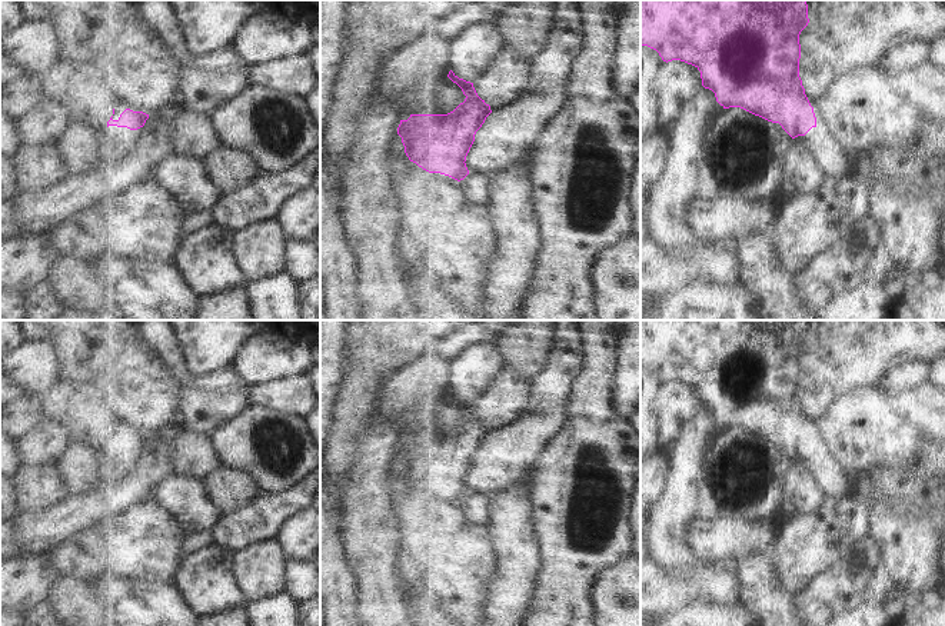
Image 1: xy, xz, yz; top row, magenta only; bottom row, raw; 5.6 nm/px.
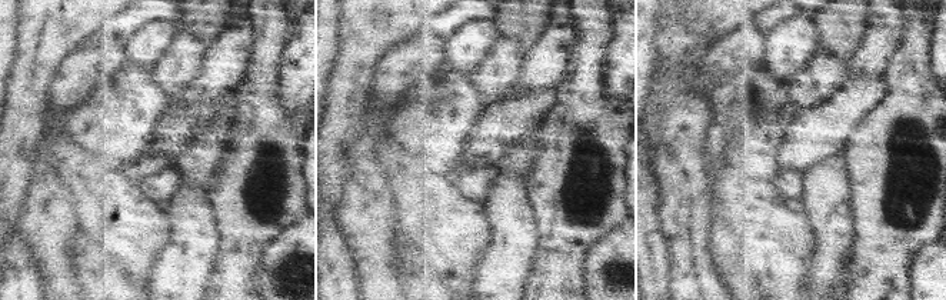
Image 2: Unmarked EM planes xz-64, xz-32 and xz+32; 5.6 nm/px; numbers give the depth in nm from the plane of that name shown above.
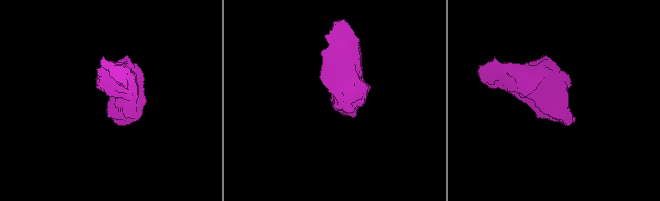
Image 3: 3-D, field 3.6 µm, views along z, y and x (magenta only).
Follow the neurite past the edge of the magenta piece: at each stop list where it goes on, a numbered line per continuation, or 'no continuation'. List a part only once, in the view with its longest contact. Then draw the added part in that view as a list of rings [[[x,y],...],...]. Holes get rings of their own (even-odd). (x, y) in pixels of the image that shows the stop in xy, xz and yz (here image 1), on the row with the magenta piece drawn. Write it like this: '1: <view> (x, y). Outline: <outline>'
1: xy (125, 139). Outline: [[[116,127],[112,130],[113,147],[112,154],[120,159],[127,154],[137,141],[136,130],[130,130],[127,127]]]

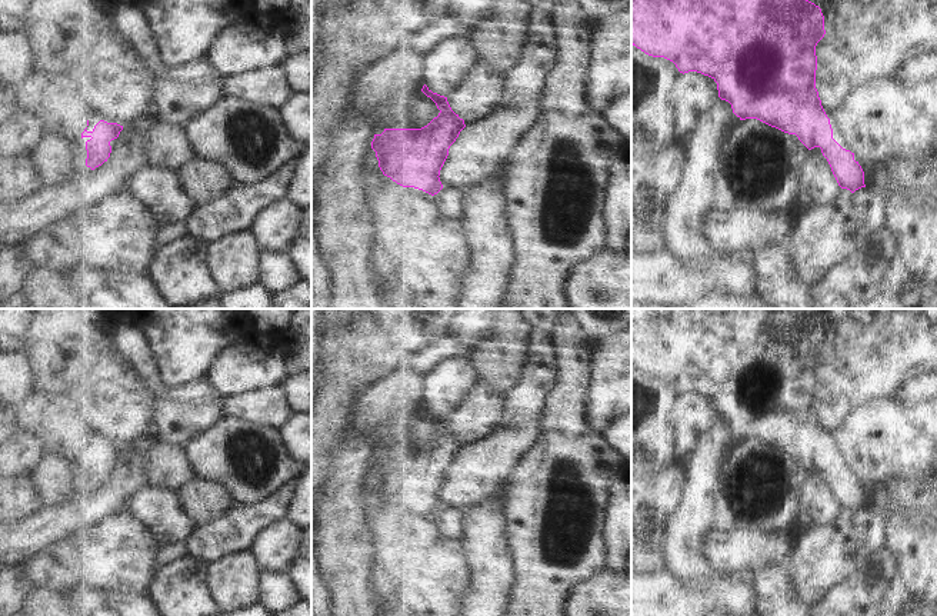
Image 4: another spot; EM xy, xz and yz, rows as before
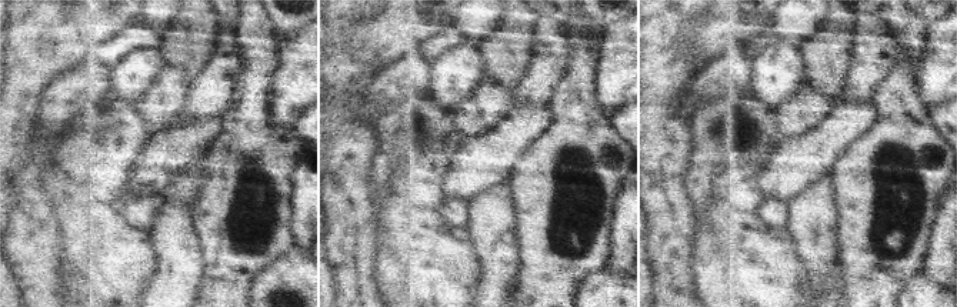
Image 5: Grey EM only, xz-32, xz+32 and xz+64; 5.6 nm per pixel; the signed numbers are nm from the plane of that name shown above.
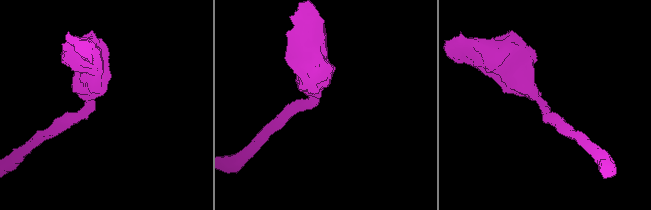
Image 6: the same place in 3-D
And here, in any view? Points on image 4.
no continuation.

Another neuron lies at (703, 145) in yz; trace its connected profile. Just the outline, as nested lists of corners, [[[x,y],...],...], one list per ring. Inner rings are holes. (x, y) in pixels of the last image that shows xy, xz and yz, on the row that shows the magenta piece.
[[[720,99],[700,119],[693,131],[687,134],[684,140],[690,176],[697,186],[676,199],[673,206],[668,209],[663,224],[656,232],[656,240],[667,244],[670,252],[680,260],[691,264],[706,263],[708,267],[716,254],[704,237],[703,220],[711,209],[701,184],[716,172],[718,151],[740,121],[740,117],[733,113],[731,104]]]

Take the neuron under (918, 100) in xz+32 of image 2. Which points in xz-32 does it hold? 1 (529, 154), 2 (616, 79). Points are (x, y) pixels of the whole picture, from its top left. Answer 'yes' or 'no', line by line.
1: no
2: no

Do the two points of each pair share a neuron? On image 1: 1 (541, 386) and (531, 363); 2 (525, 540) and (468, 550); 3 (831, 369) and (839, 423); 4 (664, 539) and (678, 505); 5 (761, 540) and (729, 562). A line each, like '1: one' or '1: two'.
1: two
2: two
3: two
4: one
5: one

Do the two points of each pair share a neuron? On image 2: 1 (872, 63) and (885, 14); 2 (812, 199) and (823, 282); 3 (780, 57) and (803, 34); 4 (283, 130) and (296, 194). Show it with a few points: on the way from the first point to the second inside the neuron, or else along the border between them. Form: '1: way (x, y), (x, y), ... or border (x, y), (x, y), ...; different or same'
1: way (876, 52), (885, 36), (885, 26); same
2: way (828, 219), (828, 262); same
3: way (786, 52), (798, 40); same
4: way (283, 146), (286, 149), (290, 179); same

